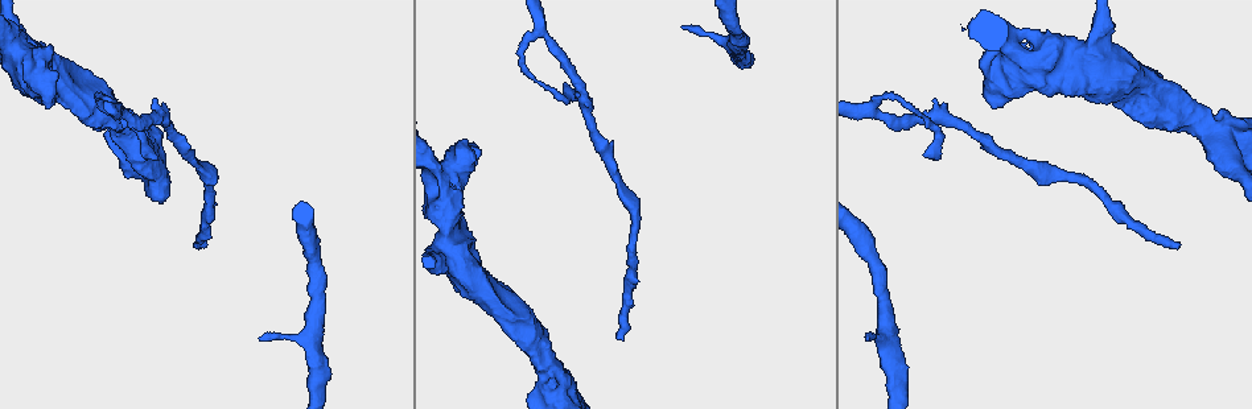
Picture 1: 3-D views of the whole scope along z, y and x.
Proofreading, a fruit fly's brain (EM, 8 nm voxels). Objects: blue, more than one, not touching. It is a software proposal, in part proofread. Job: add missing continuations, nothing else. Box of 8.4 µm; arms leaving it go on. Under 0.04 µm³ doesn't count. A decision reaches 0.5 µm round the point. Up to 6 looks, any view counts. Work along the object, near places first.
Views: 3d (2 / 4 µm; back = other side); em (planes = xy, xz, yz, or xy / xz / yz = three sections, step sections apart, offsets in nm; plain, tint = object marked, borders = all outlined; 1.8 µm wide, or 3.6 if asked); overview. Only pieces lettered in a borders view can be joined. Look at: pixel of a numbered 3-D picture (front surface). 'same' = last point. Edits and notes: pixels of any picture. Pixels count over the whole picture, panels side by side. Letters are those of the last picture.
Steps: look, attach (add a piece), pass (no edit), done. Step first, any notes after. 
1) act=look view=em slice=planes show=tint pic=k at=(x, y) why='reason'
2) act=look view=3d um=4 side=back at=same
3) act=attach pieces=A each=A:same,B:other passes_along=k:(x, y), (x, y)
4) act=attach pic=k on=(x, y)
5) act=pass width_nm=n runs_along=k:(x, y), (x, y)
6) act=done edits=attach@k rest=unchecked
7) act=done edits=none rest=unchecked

act=look view=3d um=4 pic=1 at=(622, 338) why='free end'

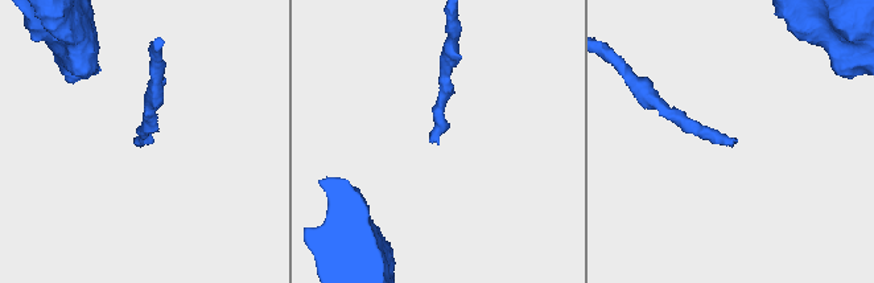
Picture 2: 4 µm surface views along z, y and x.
act=look view=em slice=planes show=tint pic=2 at=(437, 141)

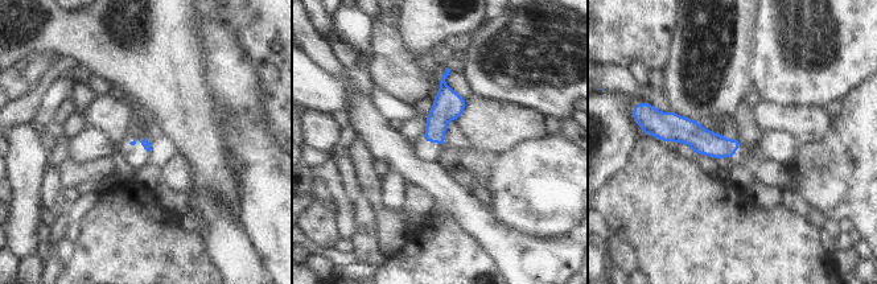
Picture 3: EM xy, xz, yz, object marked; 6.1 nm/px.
act=look view=em slice=planes show=borders at=same why='see the neighbours'

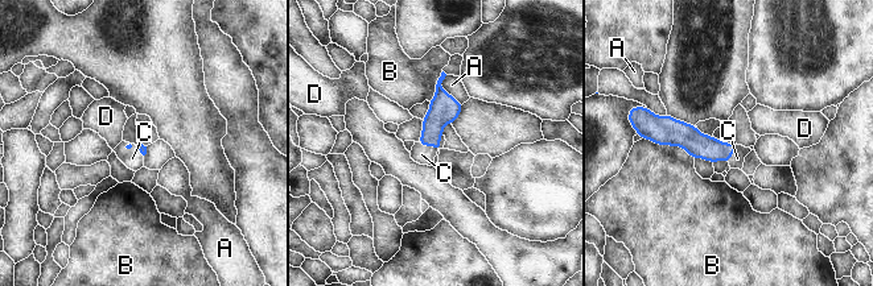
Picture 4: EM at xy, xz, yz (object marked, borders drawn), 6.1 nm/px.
act=attach pieces=C each=A:other,B:other,C:same,D:other found='it goes on there'

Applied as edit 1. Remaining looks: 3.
act=look view=overview

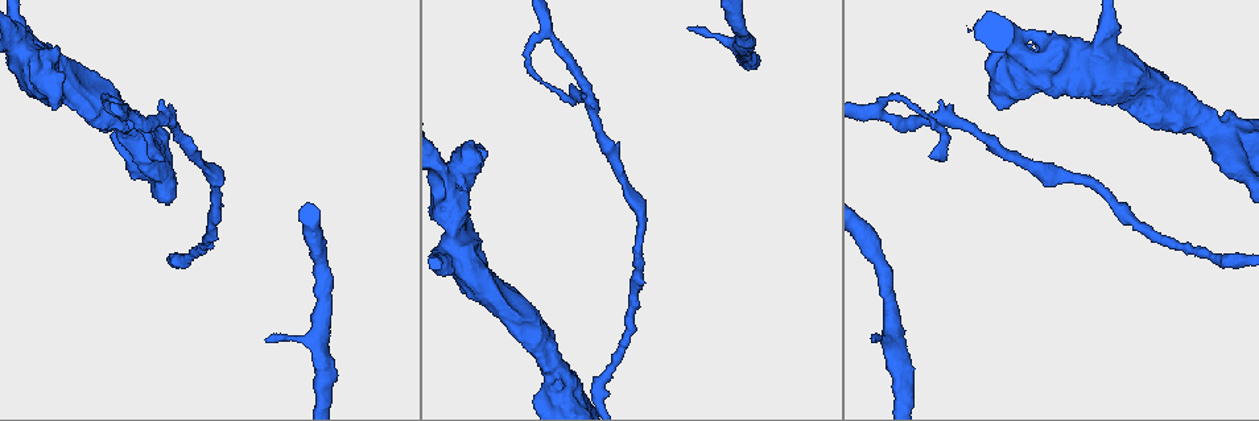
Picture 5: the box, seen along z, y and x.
act=look view=em um=3.6 slice=planes show=borders pic=5 at=(164, 160) why='tapers out'

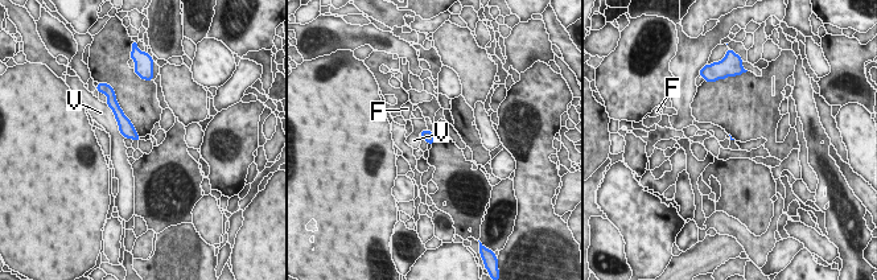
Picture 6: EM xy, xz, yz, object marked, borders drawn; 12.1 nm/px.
act=pass longest_contact=V:480nm each=F:other,V:other found='none of them fits'

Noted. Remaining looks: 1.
act=done edits=attach@4 rest=unchecked

